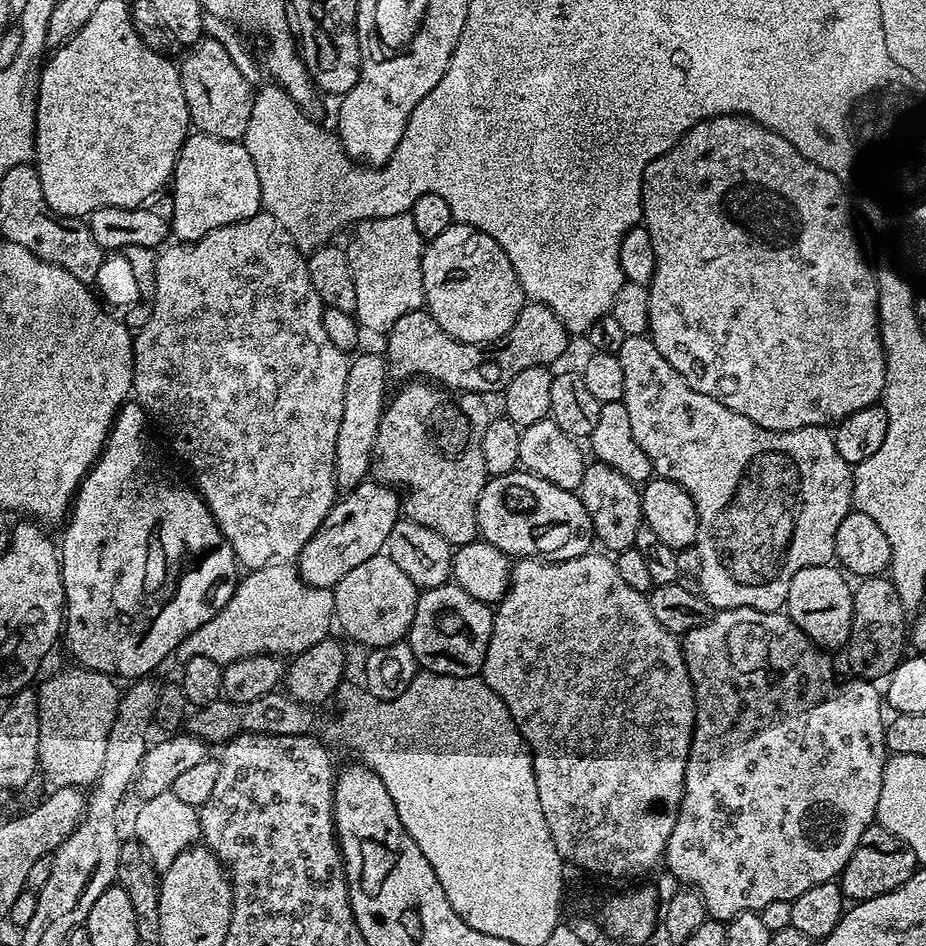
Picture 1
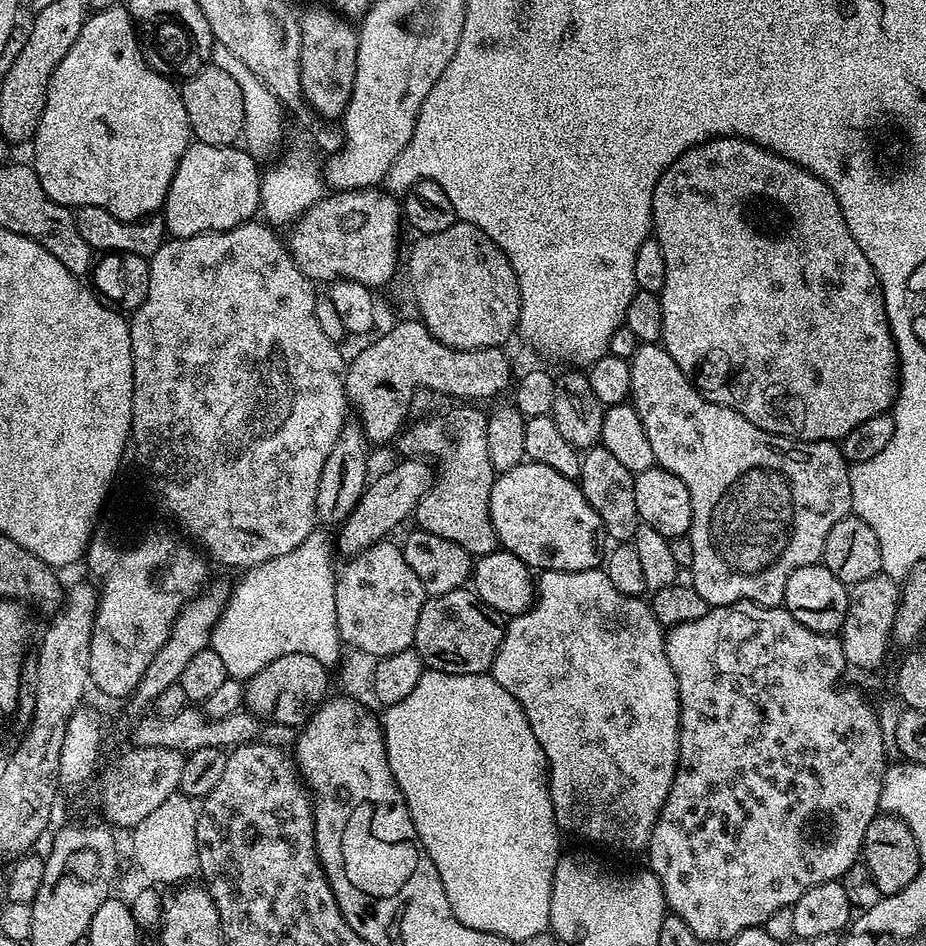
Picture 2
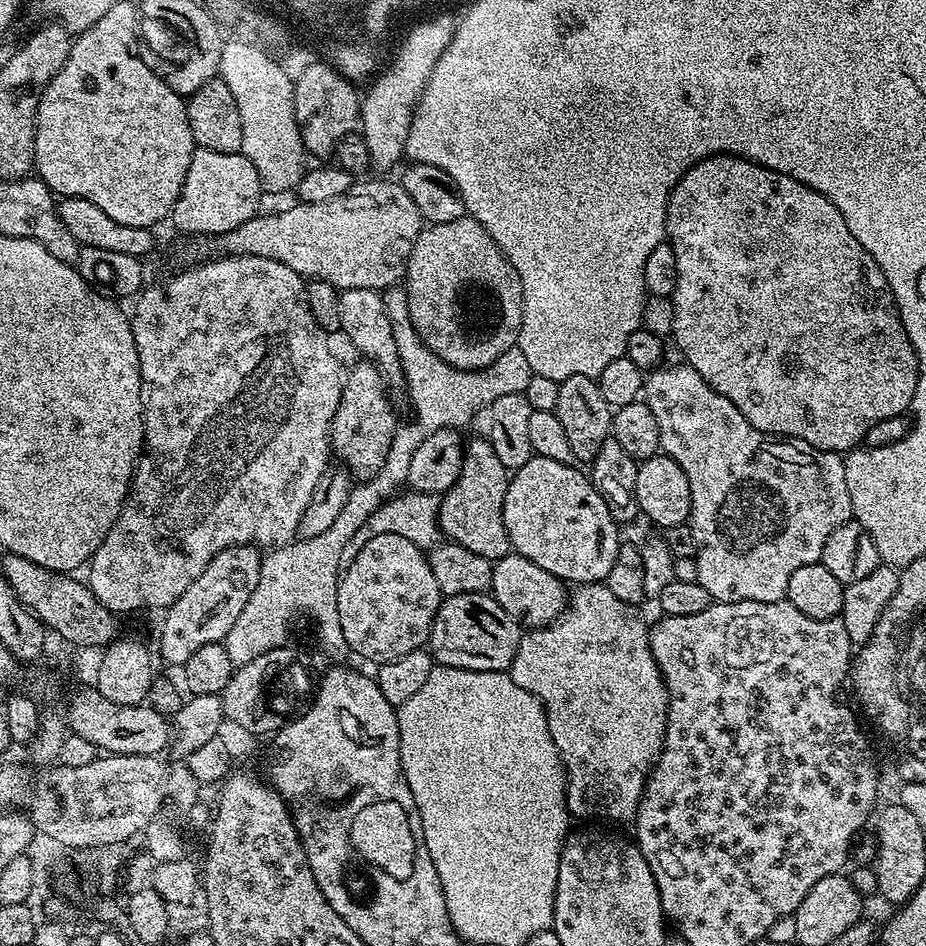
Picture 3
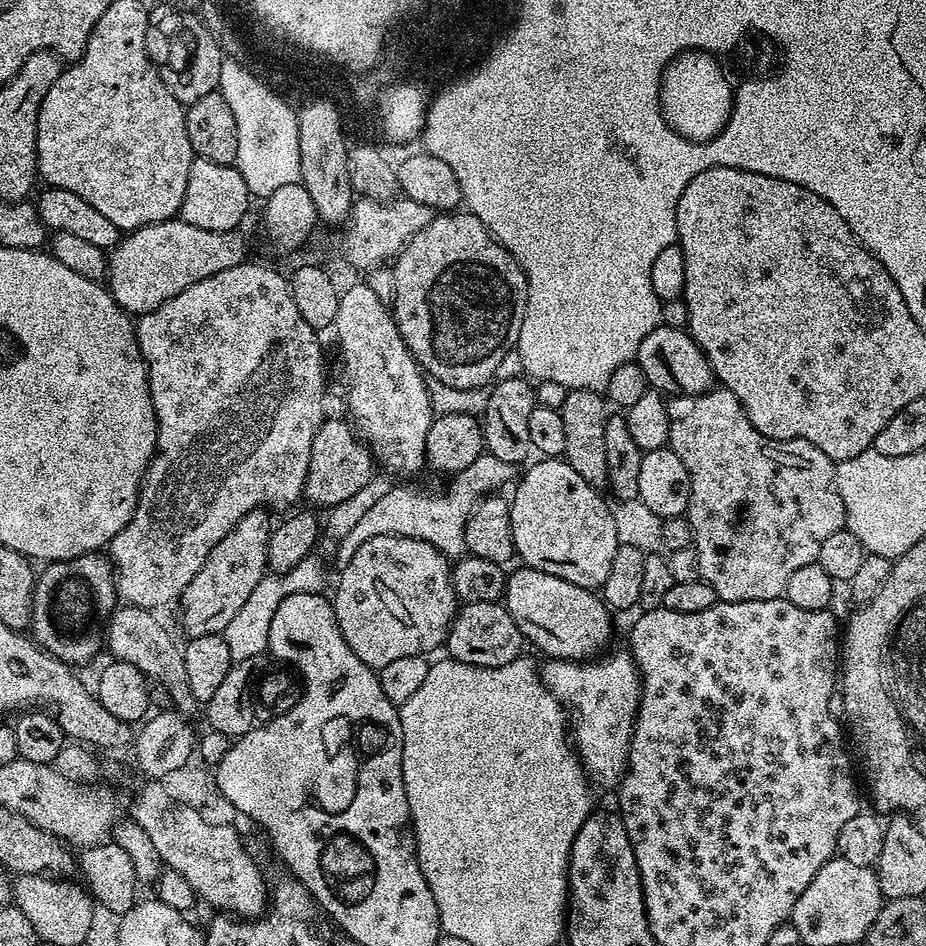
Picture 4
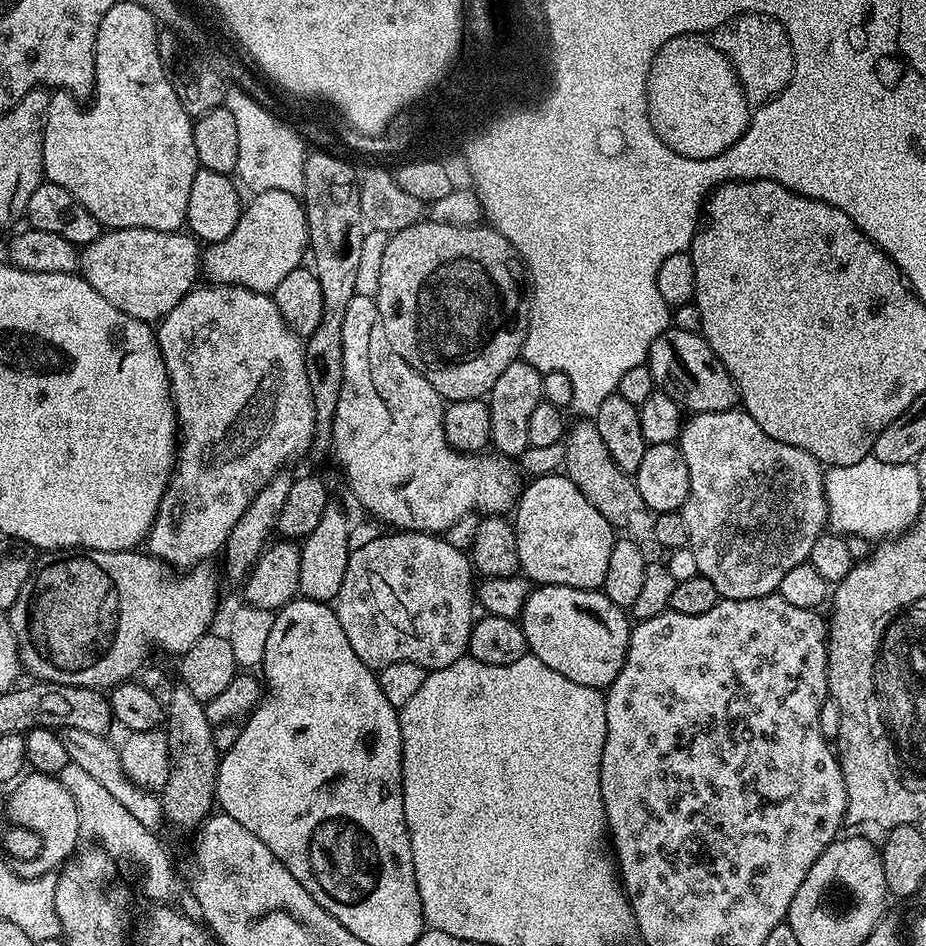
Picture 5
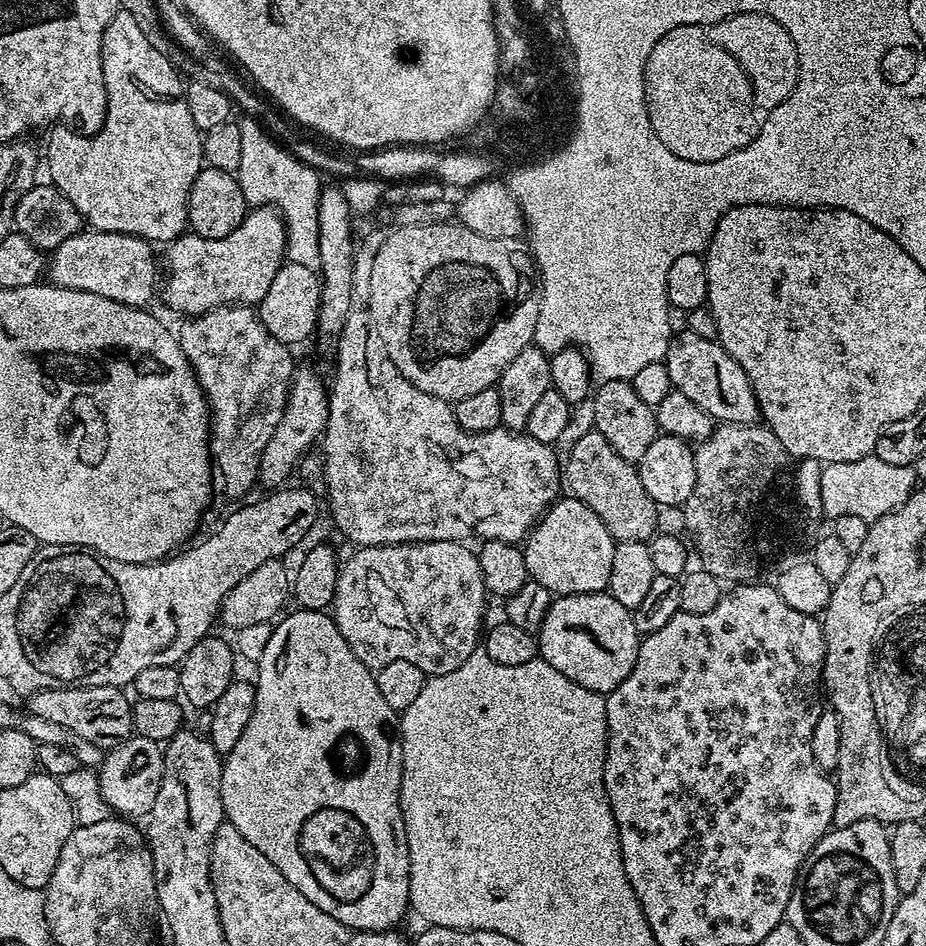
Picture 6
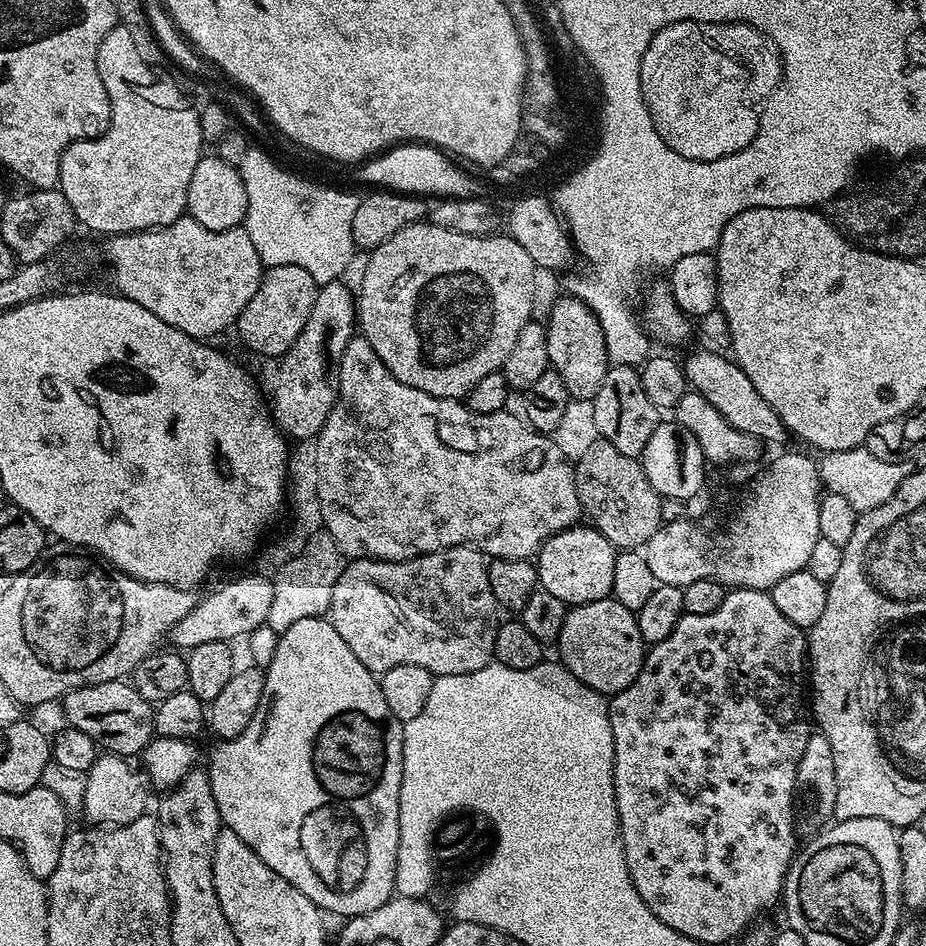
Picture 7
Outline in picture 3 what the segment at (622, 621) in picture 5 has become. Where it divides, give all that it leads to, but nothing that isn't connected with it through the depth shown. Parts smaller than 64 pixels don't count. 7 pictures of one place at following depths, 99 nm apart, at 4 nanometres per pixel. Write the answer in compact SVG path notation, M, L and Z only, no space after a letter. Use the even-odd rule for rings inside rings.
M509 554L495 561L492 566L492 587L490 595L525 629L544 628L554 623L564 611L566 603L566 584L554 574L534 566L530 558Z

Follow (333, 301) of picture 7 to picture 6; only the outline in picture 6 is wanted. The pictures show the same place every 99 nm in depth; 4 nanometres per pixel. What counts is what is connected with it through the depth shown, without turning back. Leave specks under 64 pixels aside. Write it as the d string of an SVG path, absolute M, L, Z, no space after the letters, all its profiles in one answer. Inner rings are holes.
M300 367L293 373L292 385L288 391L286 410L282 414L282 422L278 422L273 437L266 444L266 450L260 459L260 474L258 477L265 489L275 490L289 483L288 475L297 471L297 465L305 453L313 447L312 444L321 439L328 427L328 393L330 391L326 380L308 369Z

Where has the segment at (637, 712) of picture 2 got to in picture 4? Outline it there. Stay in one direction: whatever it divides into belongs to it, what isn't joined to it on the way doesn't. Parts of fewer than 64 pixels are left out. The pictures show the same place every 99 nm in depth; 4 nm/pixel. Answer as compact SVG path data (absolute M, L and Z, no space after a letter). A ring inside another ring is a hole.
M609 651L599 658L583 662L548 658L542 664L544 684L561 704L570 709L576 755L588 773L589 781L593 785L601 784L612 789L619 785L628 769L632 728L636 724L636 711L640 705L640 671L632 661L631 651L623 651Z

